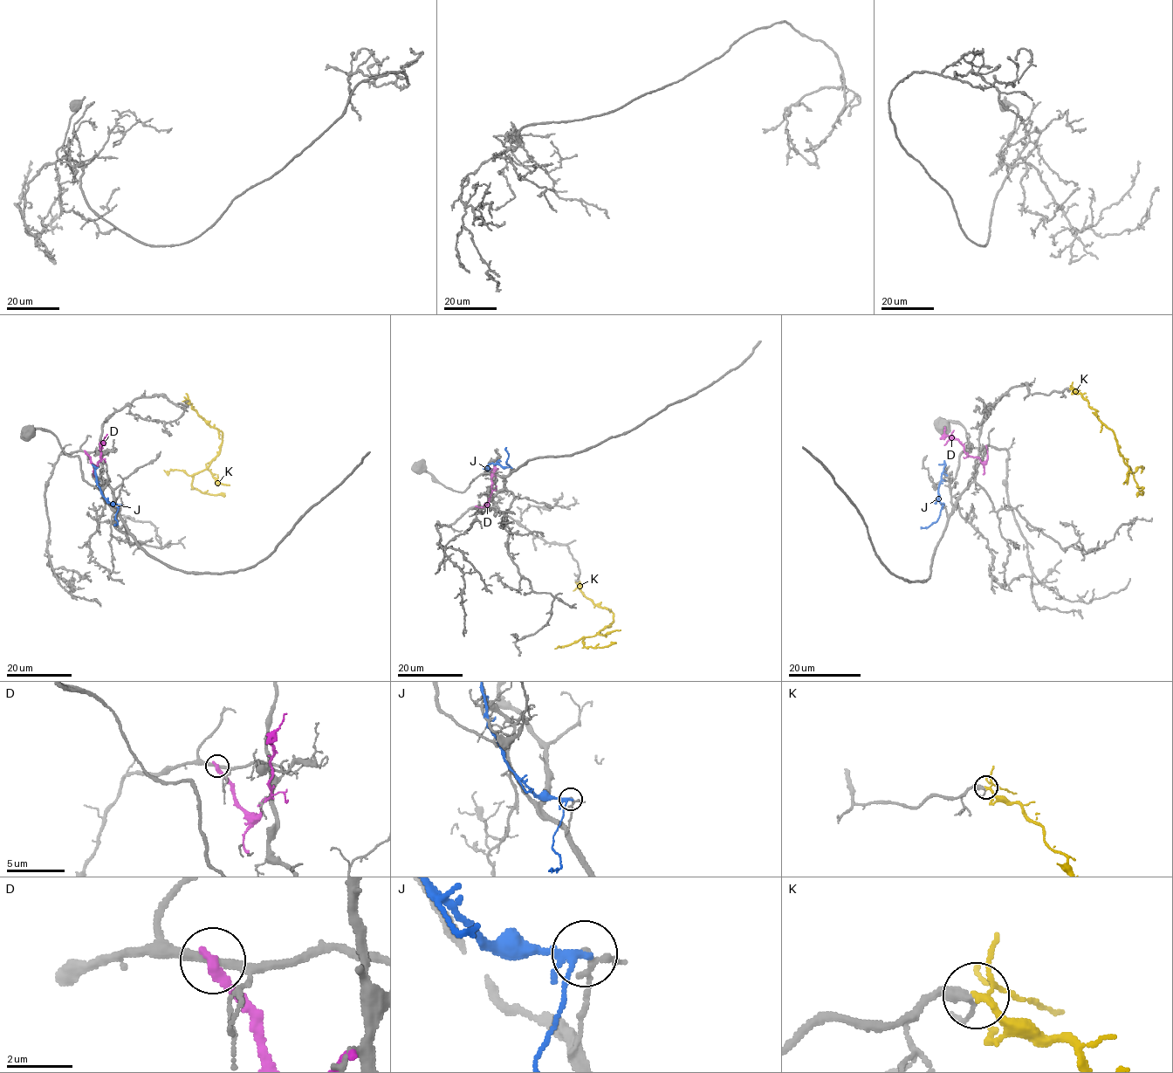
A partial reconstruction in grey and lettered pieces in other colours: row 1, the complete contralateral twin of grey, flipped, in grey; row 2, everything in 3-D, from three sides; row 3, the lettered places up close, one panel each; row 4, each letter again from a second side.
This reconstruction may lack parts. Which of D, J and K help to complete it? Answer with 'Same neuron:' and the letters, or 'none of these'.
Same neuron: K

